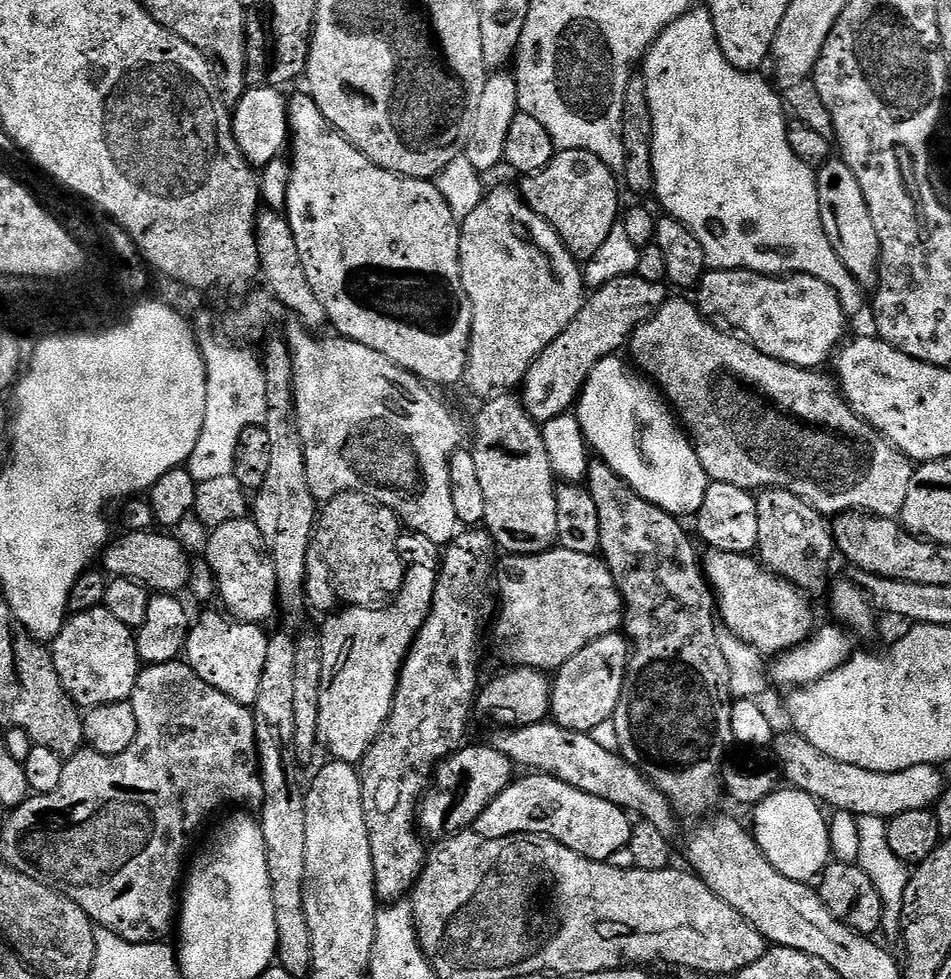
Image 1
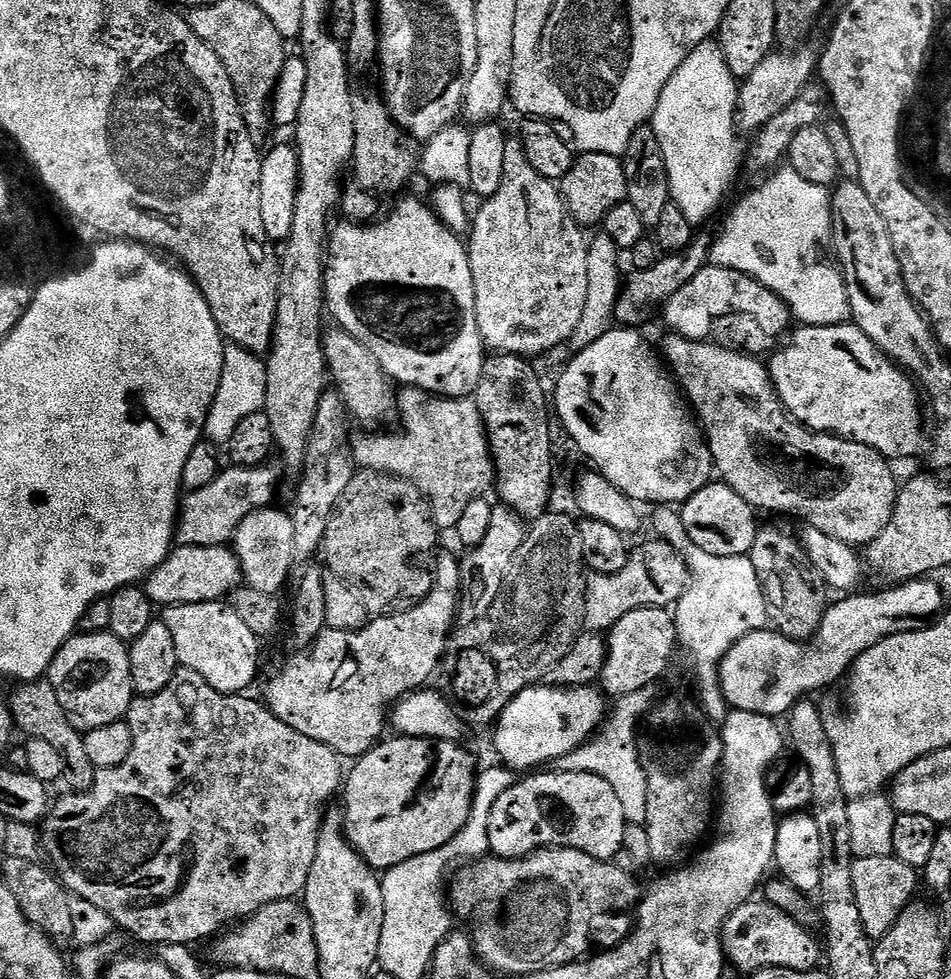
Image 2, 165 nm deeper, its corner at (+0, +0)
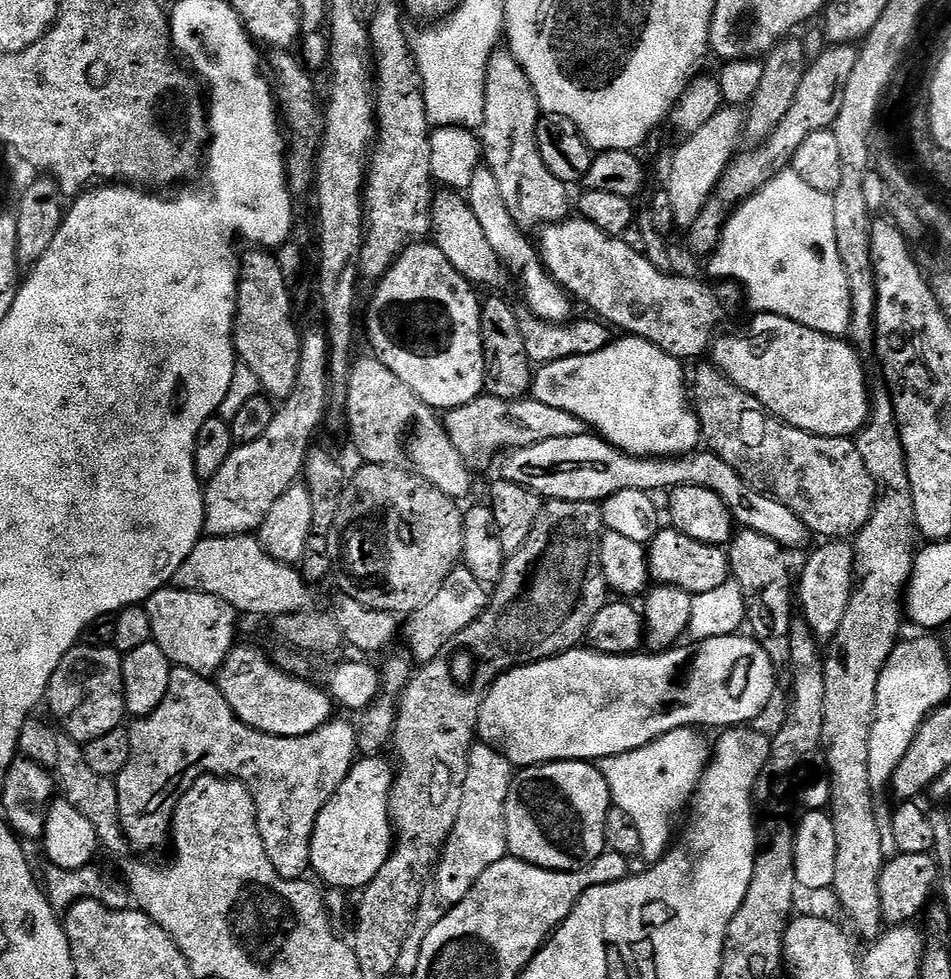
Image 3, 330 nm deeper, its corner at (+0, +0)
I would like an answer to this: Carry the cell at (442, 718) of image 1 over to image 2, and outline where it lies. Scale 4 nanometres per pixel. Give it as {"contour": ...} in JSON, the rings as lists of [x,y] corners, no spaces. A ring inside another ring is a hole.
{"contour":[[[493,507],[490,514],[490,530],[486,530],[486,538],[476,548],[470,548],[459,557],[460,561],[460,607],[458,616],[464,624],[472,624],[478,618],[486,618],[490,606],[494,606],[494,598],[502,594],[502,586],[506,582],[506,574],[514,562],[514,554],[522,546],[526,535],[526,524],[510,508]]]}

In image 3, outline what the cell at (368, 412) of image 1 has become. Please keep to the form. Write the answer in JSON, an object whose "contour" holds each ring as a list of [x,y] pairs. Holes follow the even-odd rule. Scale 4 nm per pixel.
{"contour":[[[481,394],[466,406],[451,409],[443,417],[444,429],[448,431],[450,442],[465,460],[488,460],[495,452],[507,453],[513,448],[534,446],[538,442],[550,442],[550,438],[574,438],[585,435],[586,425],[574,414],[557,407],[546,406],[533,398],[503,400]]]}

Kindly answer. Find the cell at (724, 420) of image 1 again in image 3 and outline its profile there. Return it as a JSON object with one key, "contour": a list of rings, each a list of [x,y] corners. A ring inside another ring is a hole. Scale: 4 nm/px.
{"contour":[[[704,362],[704,365],[693,376],[691,373],[690,400],[694,405],[696,416],[700,419],[703,443],[707,445],[710,451],[718,454],[718,458],[722,458],[722,462],[726,462],[726,466],[730,466],[735,470],[751,488],[763,492],[765,496],[773,496],[775,500],[782,502],[782,506],[790,506],[790,510],[794,510],[794,514],[798,518],[802,518],[802,522],[808,527],[809,533],[816,535],[817,532],[818,535],[824,536],[820,538],[852,538],[866,526],[866,522],[872,514],[872,507],[876,501],[876,487],[866,470],[866,462],[862,462],[862,454],[858,454],[855,443],[851,439],[842,436],[811,436],[808,432],[791,428],[790,425],[776,419],[771,412],[768,412],[762,406],[762,402],[758,402],[750,394],[746,394],[746,390],[742,390],[737,384],[729,382],[720,371],[713,368],[711,363],[708,362]]]}

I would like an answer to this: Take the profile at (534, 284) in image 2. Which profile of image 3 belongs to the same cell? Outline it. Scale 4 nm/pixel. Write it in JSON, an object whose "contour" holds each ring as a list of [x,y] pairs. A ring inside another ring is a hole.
{"contour":[[[493,52],[484,87],[484,121],[478,130],[478,136],[484,143],[483,163],[490,166],[494,178],[498,178],[502,198],[506,198],[506,206],[516,225],[524,230],[536,230],[541,226],[569,219],[570,216],[569,185],[554,178],[554,174],[546,170],[542,154],[538,154],[536,127],[541,115],[538,98],[511,52]]]}

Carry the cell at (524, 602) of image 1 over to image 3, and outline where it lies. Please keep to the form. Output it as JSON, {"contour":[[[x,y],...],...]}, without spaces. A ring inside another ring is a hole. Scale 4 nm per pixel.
{"contour":[[[671,526],[661,527],[647,549],[648,575],[657,585],[674,586],[697,596],[715,590],[730,579],[728,553],[721,545],[694,542],[694,538],[686,538],[686,534]]]}

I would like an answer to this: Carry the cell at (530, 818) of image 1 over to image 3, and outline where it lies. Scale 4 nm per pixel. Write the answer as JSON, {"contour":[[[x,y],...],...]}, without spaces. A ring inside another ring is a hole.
{"contour":[[[555,760],[552,764],[537,764],[535,768],[523,769],[518,778],[513,779],[504,807],[509,853],[522,862],[555,872],[576,872],[579,868],[587,868],[606,851],[606,818],[613,806],[606,778],[597,770],[595,763]]]}

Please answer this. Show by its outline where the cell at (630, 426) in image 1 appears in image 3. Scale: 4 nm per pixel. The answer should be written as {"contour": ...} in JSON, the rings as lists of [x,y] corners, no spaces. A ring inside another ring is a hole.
{"contour":[[[625,335],[615,339],[602,350],[588,355],[562,358],[535,369],[530,389],[533,399],[574,414],[601,439],[620,452],[640,459],[669,459],[688,455],[702,442],[700,419],[692,407],[686,372],[677,357],[666,354],[656,344],[640,336]]]}

